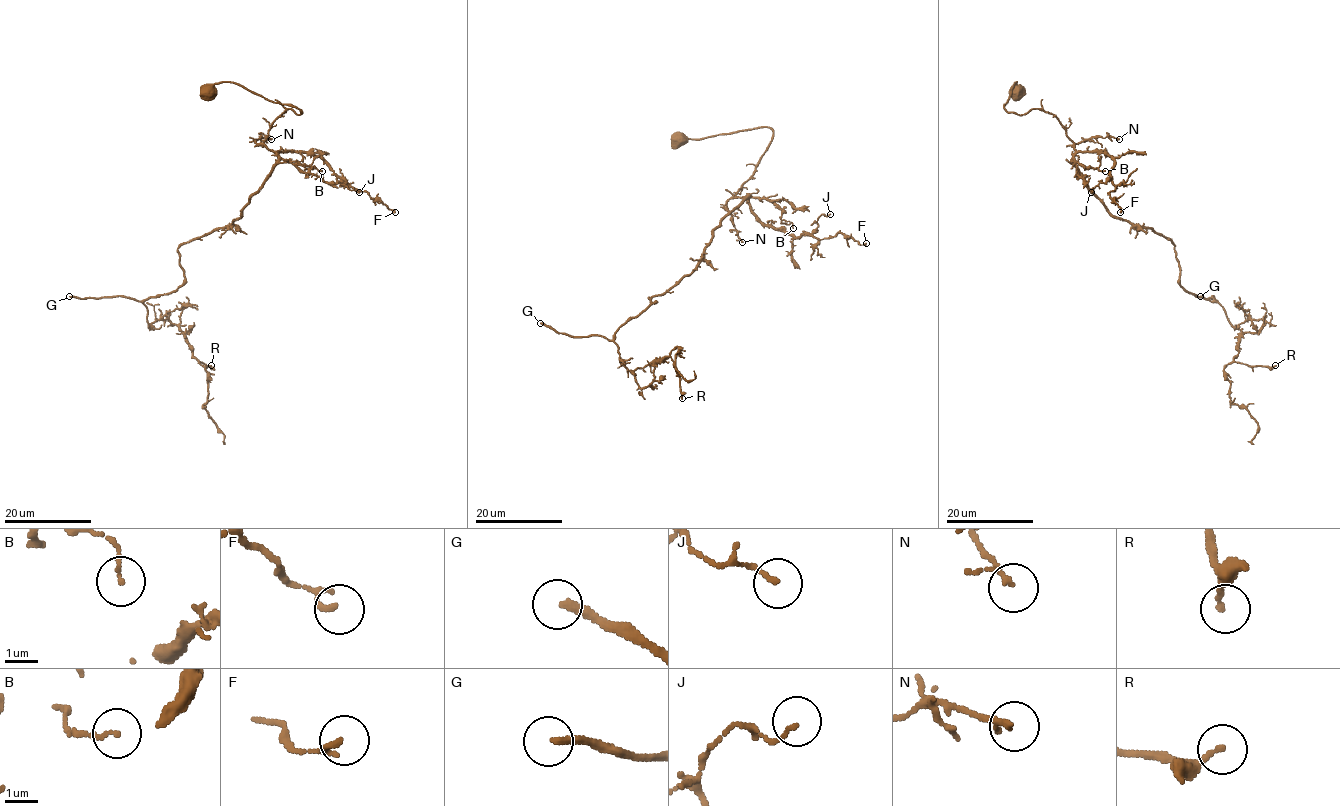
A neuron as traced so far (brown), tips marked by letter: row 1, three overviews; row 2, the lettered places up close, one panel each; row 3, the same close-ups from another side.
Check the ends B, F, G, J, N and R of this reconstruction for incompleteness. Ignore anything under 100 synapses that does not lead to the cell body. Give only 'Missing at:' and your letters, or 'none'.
Missing at: G

